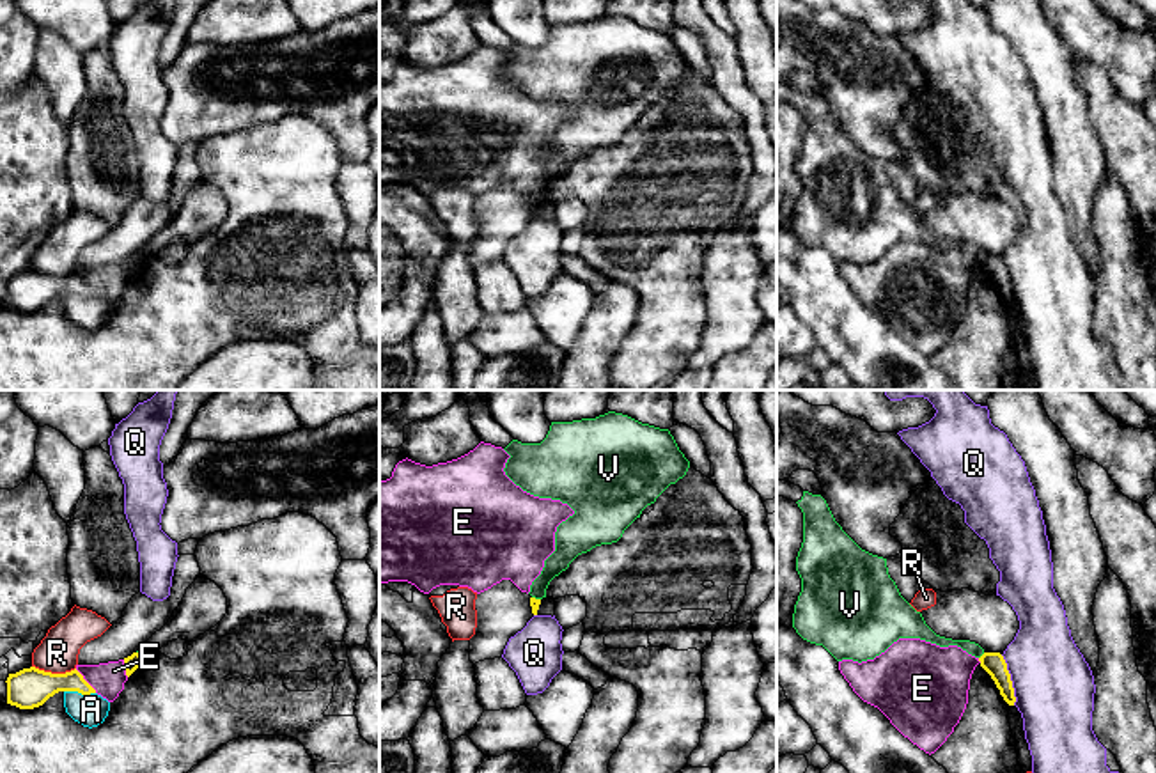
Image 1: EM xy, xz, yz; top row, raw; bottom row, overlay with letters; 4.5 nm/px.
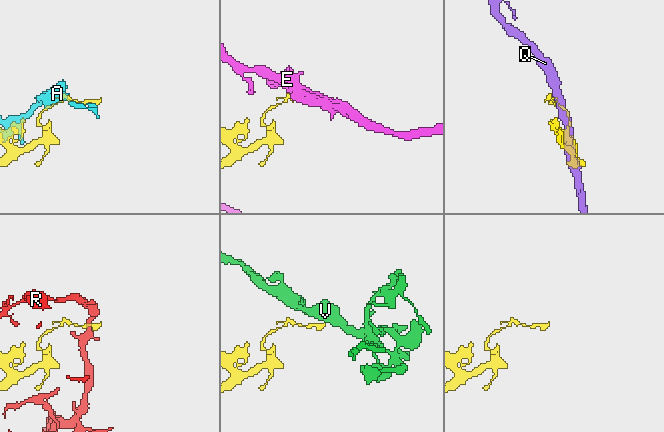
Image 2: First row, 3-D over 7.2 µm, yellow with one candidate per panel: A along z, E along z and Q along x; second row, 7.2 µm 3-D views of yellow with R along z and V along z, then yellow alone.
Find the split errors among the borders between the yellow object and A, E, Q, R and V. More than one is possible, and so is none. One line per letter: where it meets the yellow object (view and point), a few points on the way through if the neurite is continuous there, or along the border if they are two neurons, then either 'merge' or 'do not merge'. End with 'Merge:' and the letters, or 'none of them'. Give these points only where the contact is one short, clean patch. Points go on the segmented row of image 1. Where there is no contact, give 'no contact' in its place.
A: contact xy (80, 692); do not merge
E: contact xy (85, 681); do not merge
Q: contact yz (1009, 679); border yz (1000, 655), (1009, 674), (1015, 704); do not merge
R: contact xy (54, 674); border xy (32, 665), (52, 672), (70, 672), (75, 669); do not merge
V: contact yz (981, 656); border yz (984, 653), (979, 658); do not merge
Merge: none of them

